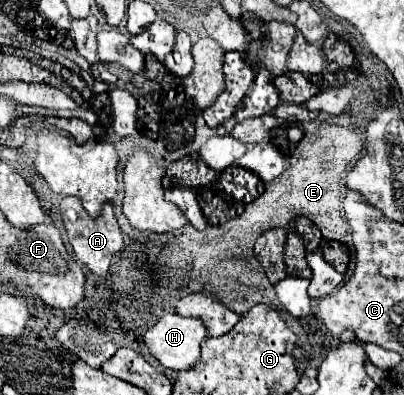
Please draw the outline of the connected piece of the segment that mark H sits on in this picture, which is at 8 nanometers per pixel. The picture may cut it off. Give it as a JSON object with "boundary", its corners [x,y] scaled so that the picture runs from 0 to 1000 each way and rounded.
{"boundary":[[[411,792],[361,838],[356,868],[371,894],[416,934],[475,934],[495,914],[495,868],[515,848],[490,803]]]}

